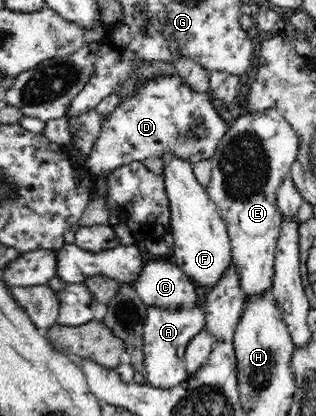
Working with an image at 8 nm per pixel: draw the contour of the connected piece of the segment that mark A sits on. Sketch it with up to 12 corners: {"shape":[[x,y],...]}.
{"shape":[[203,298],[193,310],[148,308],[143,327],[147,383],[184,384],[183,360],[205,327]]}

